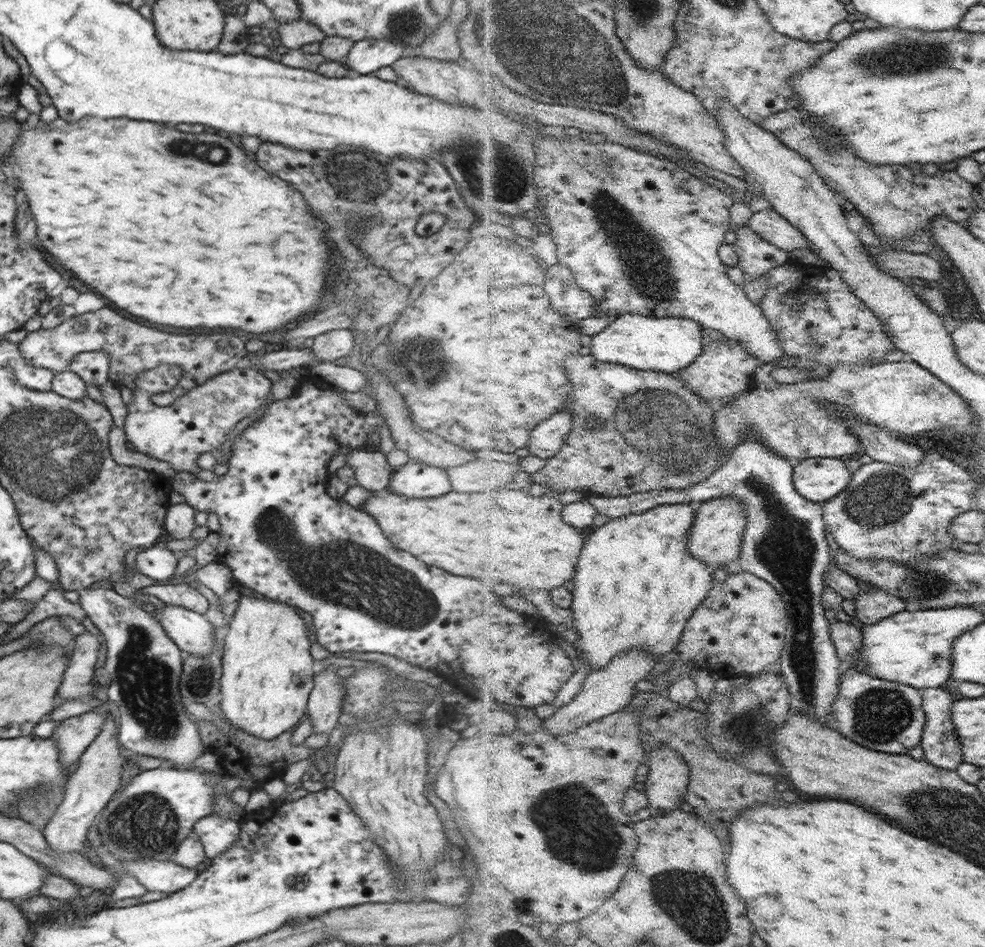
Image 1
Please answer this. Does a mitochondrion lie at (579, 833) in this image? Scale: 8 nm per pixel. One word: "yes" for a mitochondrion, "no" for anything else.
yes

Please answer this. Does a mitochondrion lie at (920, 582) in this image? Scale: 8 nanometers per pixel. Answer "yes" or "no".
yes

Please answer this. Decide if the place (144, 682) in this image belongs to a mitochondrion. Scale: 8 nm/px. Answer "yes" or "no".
yes

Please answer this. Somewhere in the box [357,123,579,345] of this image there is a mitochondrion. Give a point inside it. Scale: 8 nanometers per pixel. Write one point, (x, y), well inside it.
(498, 177)

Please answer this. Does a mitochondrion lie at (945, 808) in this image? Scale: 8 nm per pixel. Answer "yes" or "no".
yes

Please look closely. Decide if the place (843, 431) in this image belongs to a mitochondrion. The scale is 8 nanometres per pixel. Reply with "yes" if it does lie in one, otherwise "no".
no

